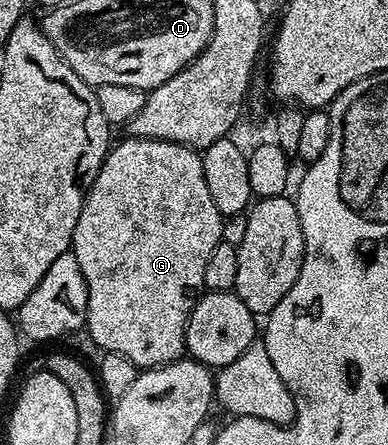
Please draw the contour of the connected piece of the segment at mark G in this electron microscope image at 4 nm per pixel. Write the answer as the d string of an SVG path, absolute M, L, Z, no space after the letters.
M125 137L125 142L120 142L109 149L108 154L104 158L104 163L100 166L100 171L96 173L96 178L92 181L92 185L87 187L84 207L78 216L78 224L74 228L74 236L72 237L72 249L70 251L78 260L78 268L82 268L82 276L86 280L86 288L88 289L88 320L86 328L90 332L90 336L94 336L94 340L100 345L101 351L109 354L117 354L118 356L126 356L126 360L133 362L137 368L153 370L156 366L165 366L171 362L179 362L185 357L184 349L184 333L186 332L186 324L190 312L196 306L196 299L200 297L204 290L204 277L206 276L206 264L210 260L210 252L214 252L214 248L222 241L224 236L224 218L218 212L218 208L214 204L214 200L210 200L210 188L206 185L206 172L204 171L204 159L201 151L192 149L191 146L184 146L181 142L163 142L162 140L154 140L153 138L133 138Z

